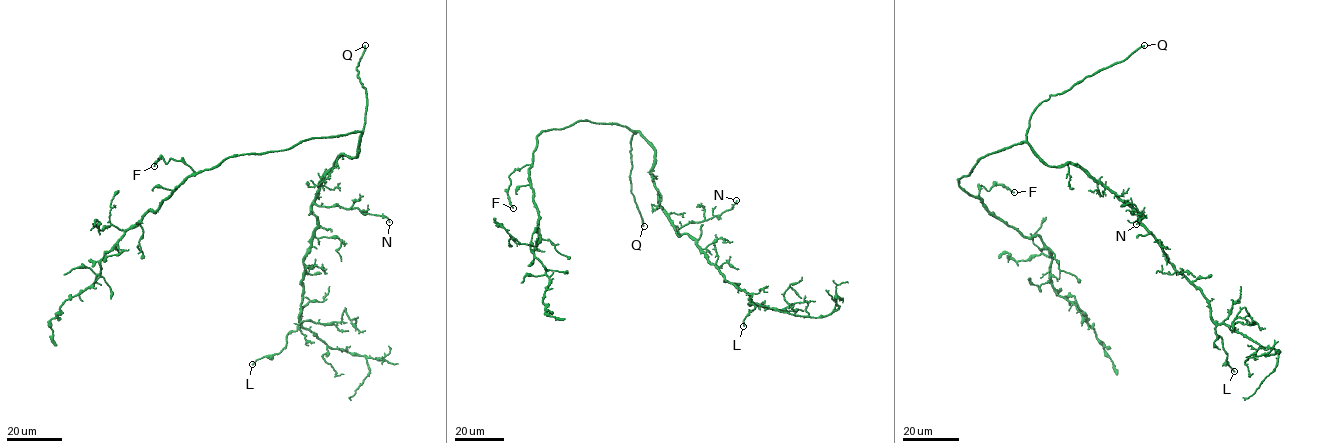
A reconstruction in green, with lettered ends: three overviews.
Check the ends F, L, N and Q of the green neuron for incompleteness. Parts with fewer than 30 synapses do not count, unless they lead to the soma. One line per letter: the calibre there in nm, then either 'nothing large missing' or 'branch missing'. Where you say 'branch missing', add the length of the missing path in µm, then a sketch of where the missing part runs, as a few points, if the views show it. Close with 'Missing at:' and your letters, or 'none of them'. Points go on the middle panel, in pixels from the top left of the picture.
F: 130 nm | nothing large missing
L: 200 nm | nothing large missing
N: 110 nm | nothing large missing
Q: 240 nm | branch missing | 50 µm | (644, 226), (640, 263), (631, 281), (630, 308), (626, 314)
Missing at: Q

